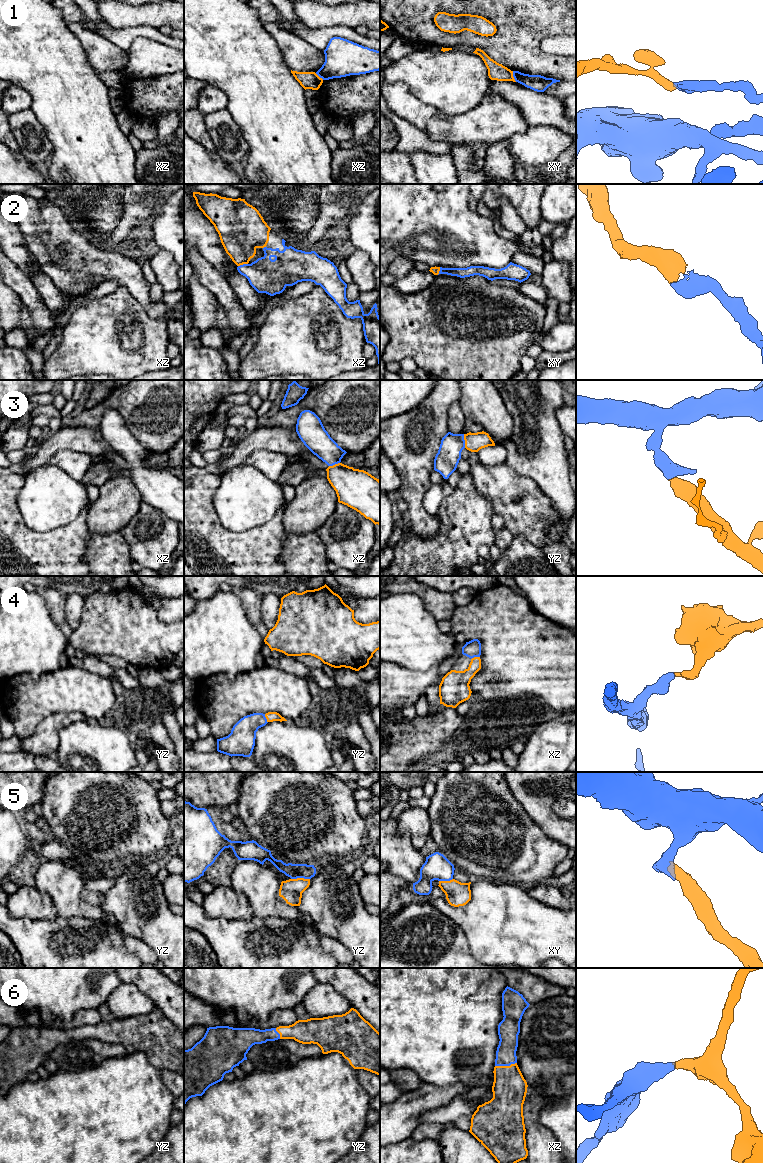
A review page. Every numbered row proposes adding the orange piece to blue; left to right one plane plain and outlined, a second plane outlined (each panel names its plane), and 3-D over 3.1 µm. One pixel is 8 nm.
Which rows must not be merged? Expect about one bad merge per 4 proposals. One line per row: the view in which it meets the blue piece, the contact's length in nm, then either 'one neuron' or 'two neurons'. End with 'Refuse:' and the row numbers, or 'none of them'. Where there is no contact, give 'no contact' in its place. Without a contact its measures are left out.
1: meets blue in xy; contact 90 nm long; two neurons
2: meets blue in xz; contact 80 nm long; one neuron
3: meets blue in yz; contact 110 nm long; one neuron
4: meets blue in xz; contact 80 nm long; one neuron
5: meets blue in yz; contact 150 nm long; two neurons
6: meets blue in xz; contact 180 nm long; one neuron
Refuse: 1, 5

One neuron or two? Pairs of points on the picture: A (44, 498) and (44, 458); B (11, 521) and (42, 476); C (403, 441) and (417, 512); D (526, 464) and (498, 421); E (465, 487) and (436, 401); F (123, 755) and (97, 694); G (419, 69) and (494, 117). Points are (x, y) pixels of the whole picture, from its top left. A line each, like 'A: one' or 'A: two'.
A: two
B: two
C: one
D: two
E: two
F: two
G: two

